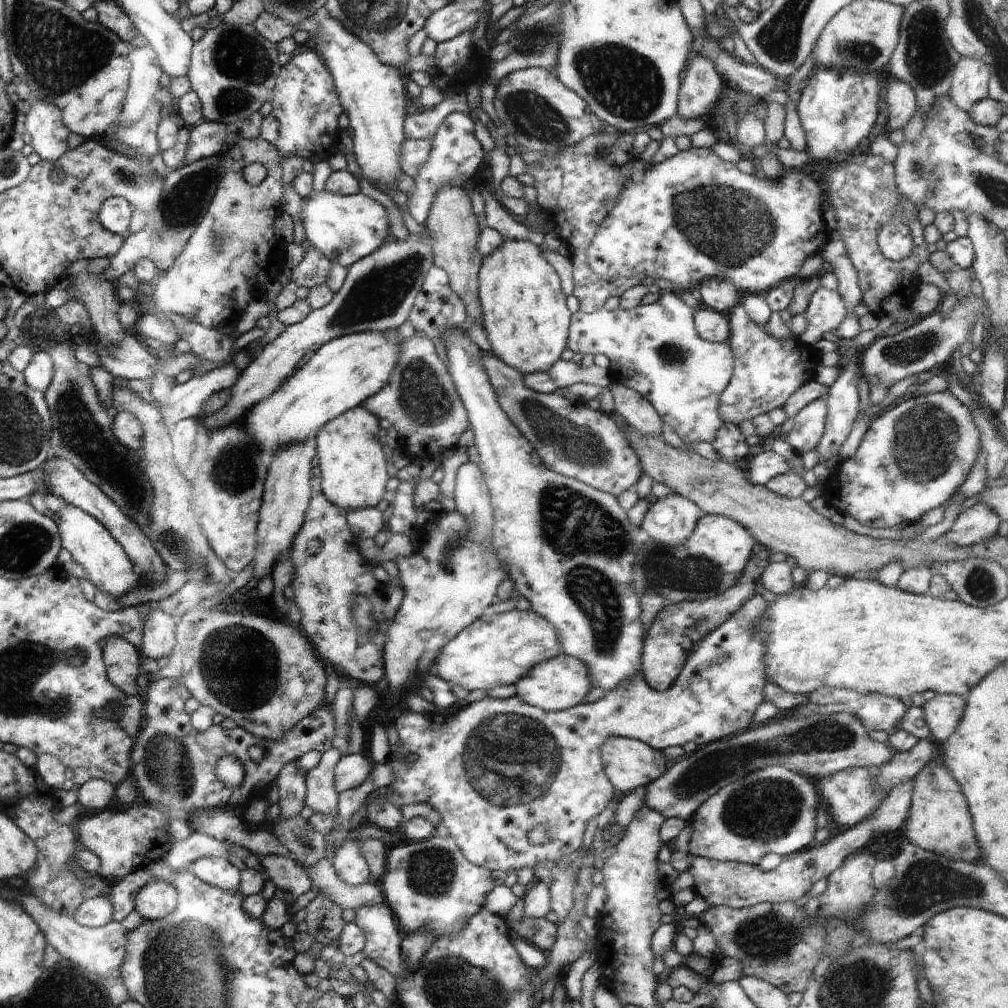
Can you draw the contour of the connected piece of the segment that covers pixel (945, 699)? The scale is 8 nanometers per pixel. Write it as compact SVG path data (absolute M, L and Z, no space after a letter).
M948 693L927 696L921 708L924 710L931 736L940 742L947 742L956 732L958 722L964 714L964 702L965 700L960 696Z

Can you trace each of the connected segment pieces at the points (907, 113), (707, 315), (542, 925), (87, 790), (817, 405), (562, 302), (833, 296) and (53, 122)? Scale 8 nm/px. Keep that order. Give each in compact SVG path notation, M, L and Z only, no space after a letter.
M892 77L883 82L883 85L883 96L890 112L887 128L890 132L898 129L904 130L916 114L917 104L914 91L908 84Z
M702 307L693 314L698 336L711 343L726 343L730 338L728 315L710 307Z
M522 915L520 920L508 922L508 928L543 953L547 953L557 939L557 924L548 921L546 917L534 918Z
M90 779L80 785L76 804L90 812L98 812L107 809L114 796L118 796L117 792L118 785L110 784L107 780Z
M818 398L792 418L791 429L785 439L798 455L803 456L816 448L826 430L826 416L828 416L828 402L826 398Z
M505 239L502 246L498 246L490 256L484 258L478 274L482 322L488 342L494 355L523 375L532 372L547 373L561 359L568 344L571 313L566 306L567 296L562 292L558 274L546 262L542 251L530 240Z
M820 286L812 295L803 313L808 321L808 327L801 334L801 340L806 344L816 346L824 334L833 332L840 326L846 313L844 300L837 290Z
M31 99L30 110L25 115L26 132L32 136L31 146L42 160L55 162L68 150L68 129L64 123L64 113L58 105L50 101Z

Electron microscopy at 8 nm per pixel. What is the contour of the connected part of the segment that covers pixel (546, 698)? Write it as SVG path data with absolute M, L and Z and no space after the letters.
M568 655L556 656L542 664L536 664L534 668L530 668L526 676L522 676L522 680L516 682L515 687L515 696L518 696L522 702L544 711L561 711L586 703L586 696L594 688L586 664Z

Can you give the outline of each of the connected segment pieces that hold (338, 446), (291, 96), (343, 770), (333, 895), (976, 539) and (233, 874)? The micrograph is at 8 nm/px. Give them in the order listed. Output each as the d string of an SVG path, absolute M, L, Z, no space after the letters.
M358 404L318 430L315 440L321 470L321 490L332 504L344 511L376 507L386 493L390 476L386 456L376 435L379 428L378 418Z
M308 50L296 55L291 54L291 60L281 67L281 71L276 77L271 104L273 106L271 115L278 120L279 124L276 147L283 156L298 156L304 162L312 160L316 163L326 160L338 152L341 131L338 117L342 114L343 108L340 98L338 98L338 92L336 92L334 78L316 52Z
M354 753L353 755L344 755L334 769L334 786L337 794L346 792L348 789L360 786L369 776L372 764L365 759L365 754Z
M327 858L319 860L312 867L310 874L313 884L320 892L329 896L330 900L343 910L355 912L360 906L370 906L384 901L379 884L370 882L350 886L338 878L333 864Z
M978 501L971 508L960 513L952 528L940 538L954 546L974 546L997 534L1000 519L986 504Z
M216 856L194 857L186 864L185 869L202 882L208 882L222 890L239 890L240 871L231 859Z

